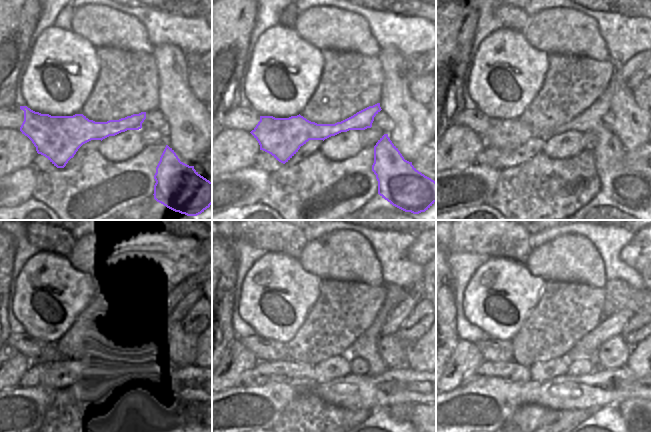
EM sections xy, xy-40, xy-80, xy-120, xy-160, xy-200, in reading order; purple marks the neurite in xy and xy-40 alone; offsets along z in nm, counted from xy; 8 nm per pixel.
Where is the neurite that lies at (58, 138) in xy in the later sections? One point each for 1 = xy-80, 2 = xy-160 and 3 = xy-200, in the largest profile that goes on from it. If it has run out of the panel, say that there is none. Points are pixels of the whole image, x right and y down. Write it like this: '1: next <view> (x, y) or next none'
1: next xy-80 (629, 188)
2: next xy-160 (365, 346)
3: next xy-200 (593, 357)

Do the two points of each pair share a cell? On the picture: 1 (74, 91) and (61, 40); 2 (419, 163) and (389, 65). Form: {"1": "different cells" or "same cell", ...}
{"1": "same cell", "2": "different cells"}

